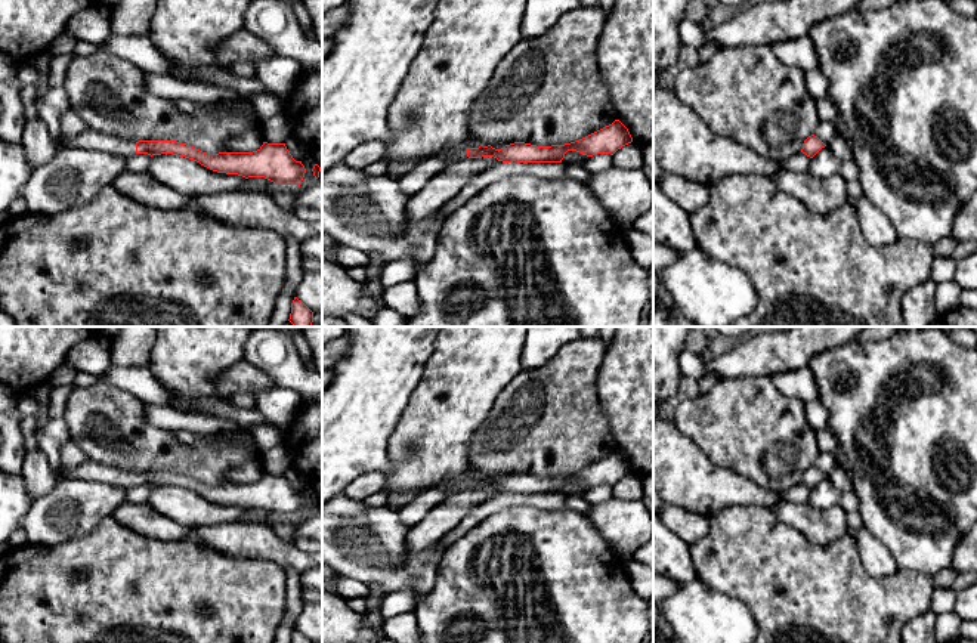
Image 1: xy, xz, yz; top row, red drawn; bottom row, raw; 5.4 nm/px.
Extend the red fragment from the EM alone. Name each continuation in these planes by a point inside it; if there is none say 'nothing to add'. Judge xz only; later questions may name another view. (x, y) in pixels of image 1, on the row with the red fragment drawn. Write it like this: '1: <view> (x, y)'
1: xz (455, 152)

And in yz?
nothing to add

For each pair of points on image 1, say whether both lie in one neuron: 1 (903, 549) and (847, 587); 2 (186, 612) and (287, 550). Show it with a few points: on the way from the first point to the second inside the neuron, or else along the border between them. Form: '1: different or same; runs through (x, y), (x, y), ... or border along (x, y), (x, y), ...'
1: different; border along (899, 568), (920, 571), (931, 578)
2: different; border along (237, 556), (269, 559), (283, 568)

